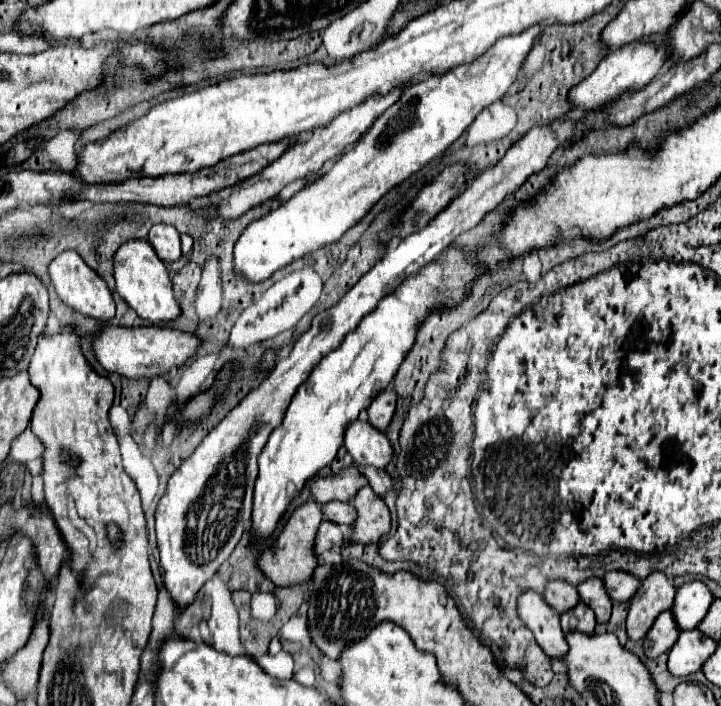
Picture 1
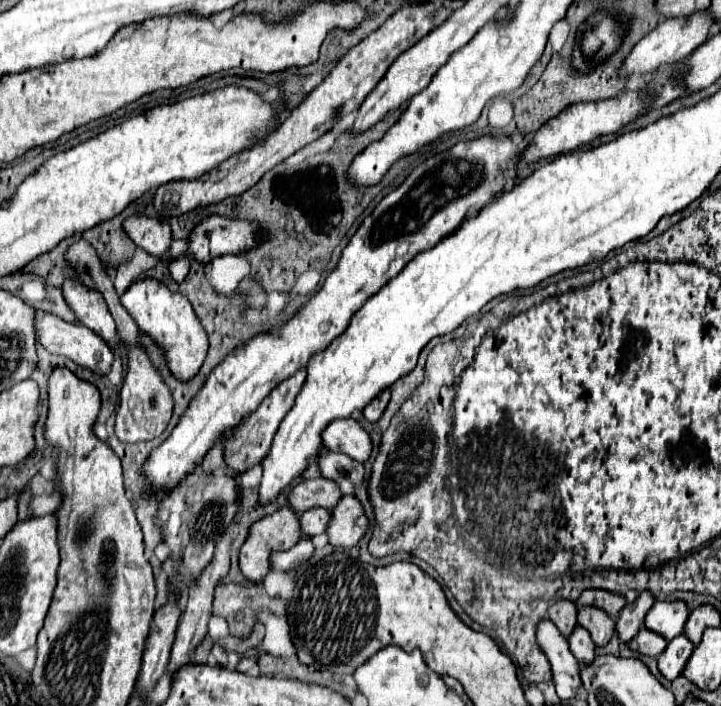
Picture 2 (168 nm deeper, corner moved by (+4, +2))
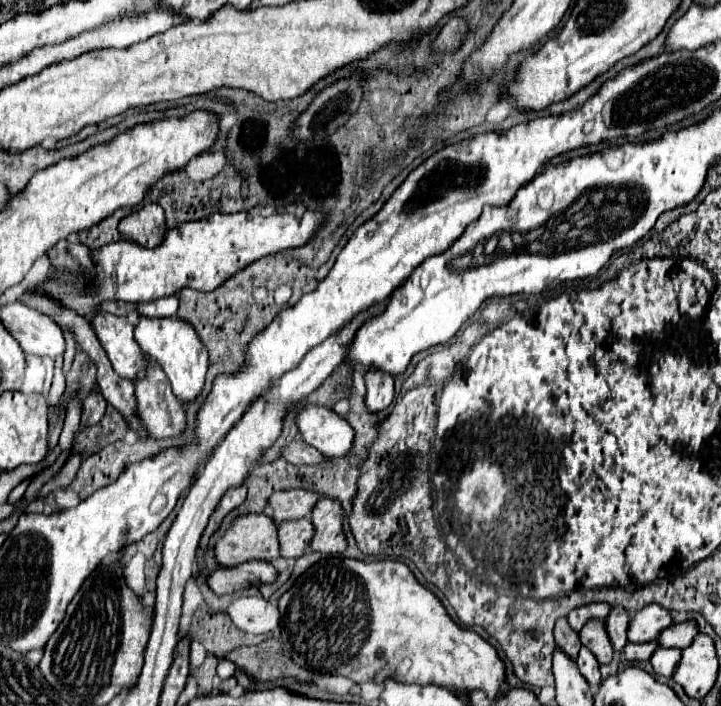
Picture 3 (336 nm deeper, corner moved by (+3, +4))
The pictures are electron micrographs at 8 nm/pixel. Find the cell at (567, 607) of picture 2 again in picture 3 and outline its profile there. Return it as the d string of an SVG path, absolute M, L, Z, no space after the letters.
M560 618L556 628L554 628L554 638L556 638L556 646L562 648L562 652L566 652L566 656L570 656L572 660L576 660L578 650L580 650L580 638L578 634L570 628L566 618Z

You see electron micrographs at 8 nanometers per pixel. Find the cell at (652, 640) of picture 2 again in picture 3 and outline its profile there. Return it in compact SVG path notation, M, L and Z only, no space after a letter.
M644 642L644 644L626 644L622 648L620 660L622 662L642 662L642 660L650 660L652 652L658 648L656 642Z

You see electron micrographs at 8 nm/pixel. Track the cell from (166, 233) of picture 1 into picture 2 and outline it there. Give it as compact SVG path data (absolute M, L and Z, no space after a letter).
M131 216L123 222L125 232L129 238L149 252L151 256L163 258L169 252L171 246L171 228L165 220L155 220L155 218L145 218L145 216Z

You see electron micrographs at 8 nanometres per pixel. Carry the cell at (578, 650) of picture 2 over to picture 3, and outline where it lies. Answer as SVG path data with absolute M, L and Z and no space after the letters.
M580 648L580 654L578 654L576 664L578 664L580 674L586 678L586 682L588 682L590 686L598 686L598 684L602 682L600 670L598 670L600 664L598 664L598 660L594 660L594 656L590 654L588 648Z

